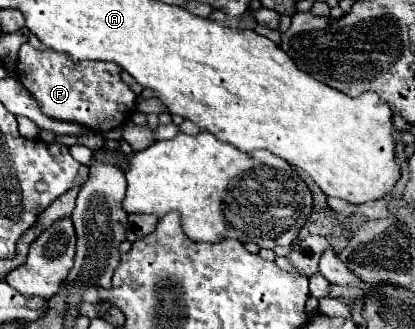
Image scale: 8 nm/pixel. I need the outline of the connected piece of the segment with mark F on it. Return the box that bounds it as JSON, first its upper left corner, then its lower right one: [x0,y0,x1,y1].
[17,43,135,133]

